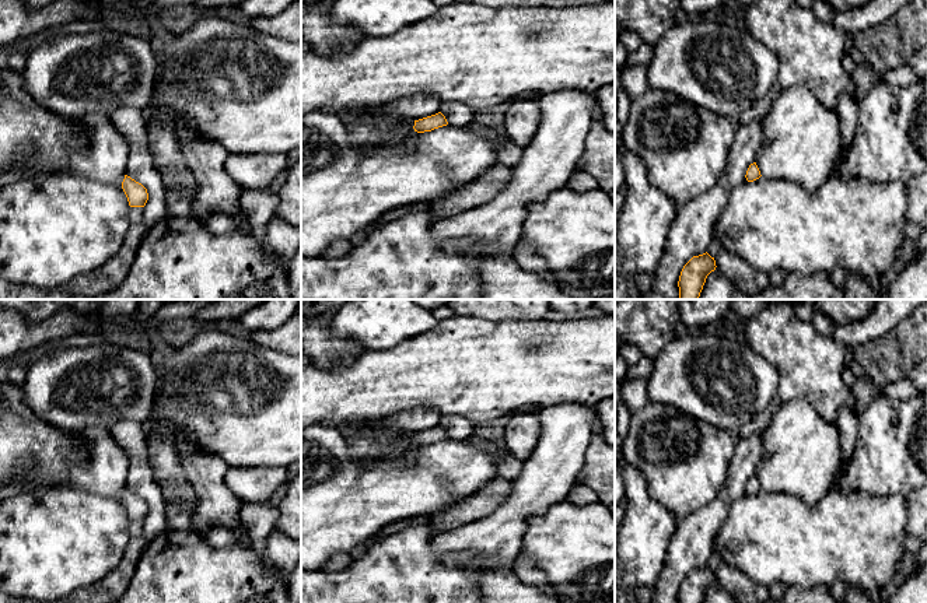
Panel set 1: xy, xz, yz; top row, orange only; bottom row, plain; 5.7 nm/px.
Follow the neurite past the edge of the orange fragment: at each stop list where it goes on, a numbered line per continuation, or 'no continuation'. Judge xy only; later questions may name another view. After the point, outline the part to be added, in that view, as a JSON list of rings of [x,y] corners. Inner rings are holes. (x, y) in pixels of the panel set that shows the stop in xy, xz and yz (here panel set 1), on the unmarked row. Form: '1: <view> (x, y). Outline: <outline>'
no continuation

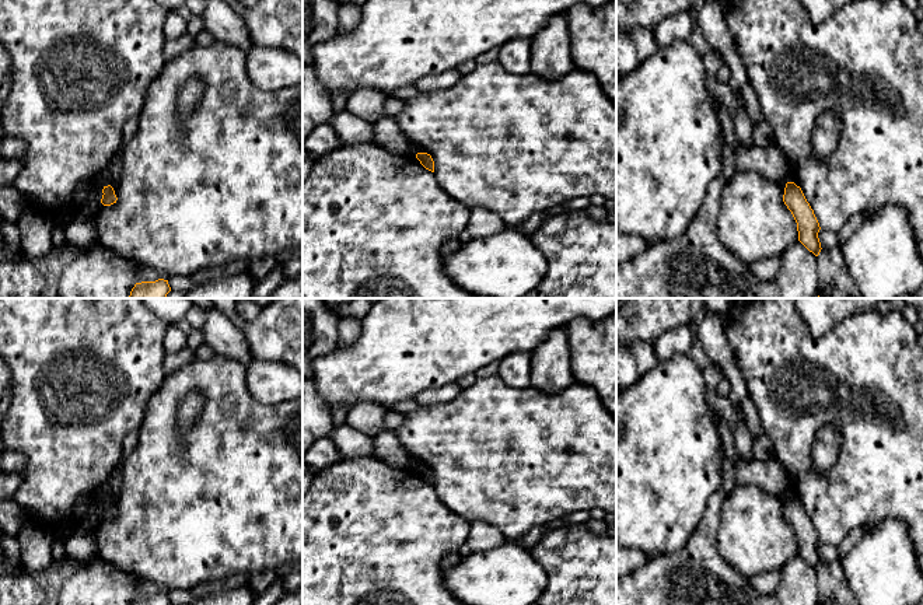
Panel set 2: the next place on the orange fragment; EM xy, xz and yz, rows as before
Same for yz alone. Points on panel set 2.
no continuation

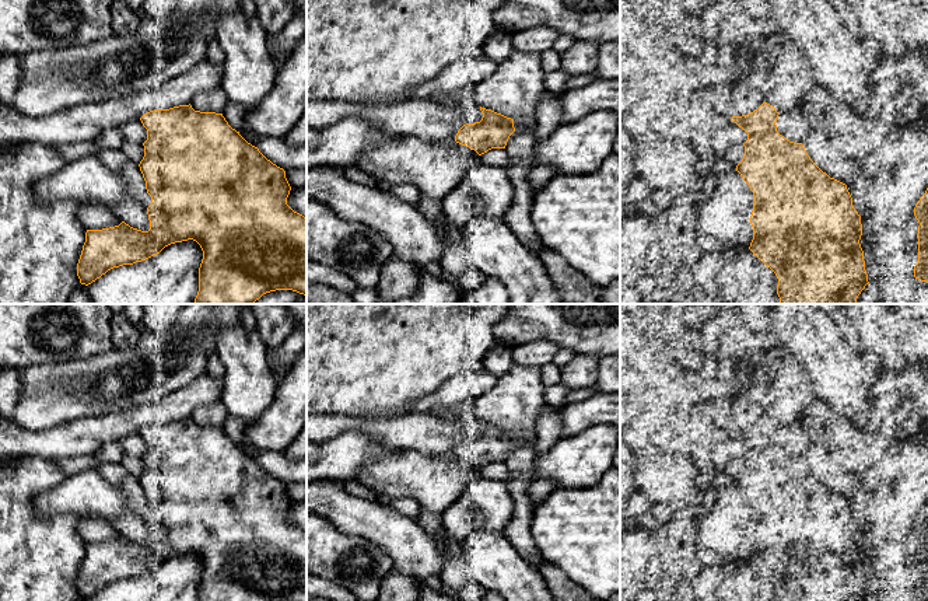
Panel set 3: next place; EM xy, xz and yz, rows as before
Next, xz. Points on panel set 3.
no continuation

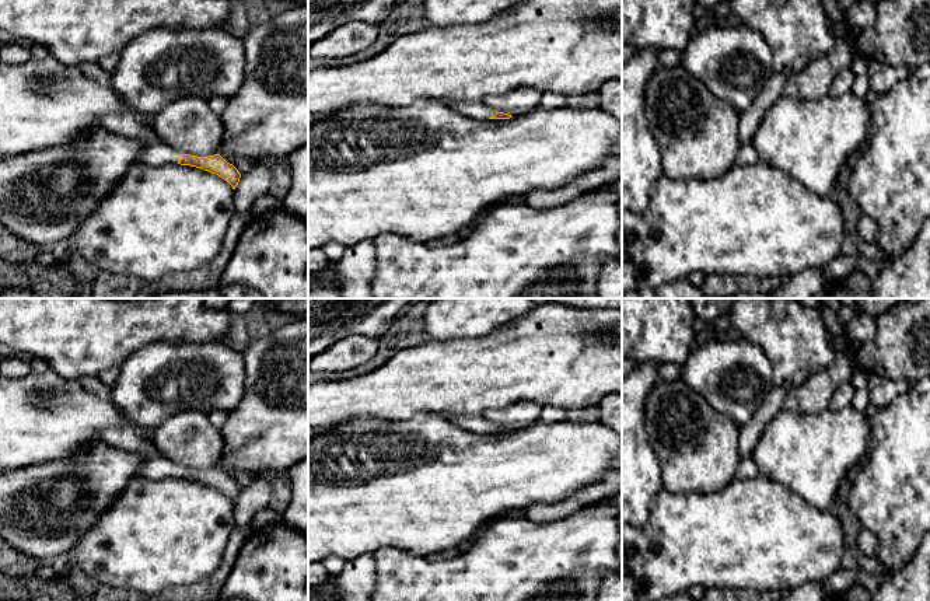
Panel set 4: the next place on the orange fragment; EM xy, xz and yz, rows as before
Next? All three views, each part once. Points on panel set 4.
1: xy (125, 437). Outline: [[[132,424],[104,427],[102,440],[118,450],[140,455],[143,465],[139,476],[154,481],[179,476],[182,467],[158,454],[151,437],[141,434]]]

